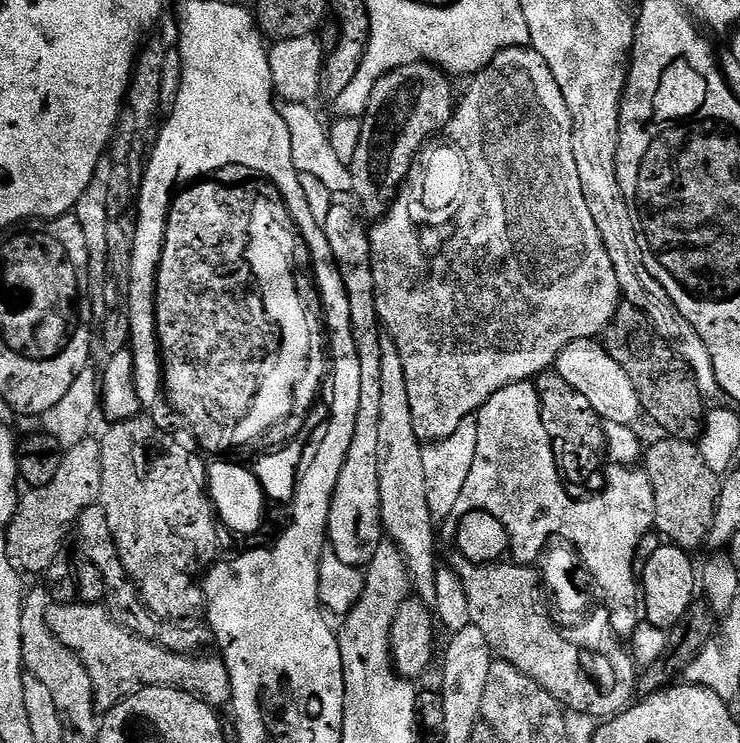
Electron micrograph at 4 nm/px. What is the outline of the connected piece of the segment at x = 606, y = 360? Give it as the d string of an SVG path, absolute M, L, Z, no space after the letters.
M599 339L570 342L570 346L566 346L558 354L554 370L559 376L566 378L566 382L570 382L570 386L574 386L574 390L578 390L578 394L586 397L586 402L590 402L590 406L594 406L601 421L607 422L609 425L632 426L636 424L635 420L642 416L640 399L634 390L634 382L630 382L630 378L626 378L626 370L622 370L622 366L618 366L618 362L614 362L614 358L610 358L610 354Z

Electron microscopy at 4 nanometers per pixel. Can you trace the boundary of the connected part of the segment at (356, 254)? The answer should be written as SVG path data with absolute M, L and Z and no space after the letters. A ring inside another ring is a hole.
M340 202L333 203L322 229L324 240L330 242L330 250L334 254L340 277L346 286L346 294L350 298L352 333L359 342L362 366L362 394L358 402L354 438L350 442L342 474L338 474L338 482L332 495L330 514L327 517L326 540L327 543L328 540L332 543L329 544L330 551L339 560L346 562L346 566L363 569L374 558L374 554L378 554L378 546L386 539L384 524L380 520L378 490L378 418L382 414L382 366L379 351L373 344L379 341L382 335L382 325L376 314L369 229L353 209L352 212ZM368 340L372 340L372 344Z

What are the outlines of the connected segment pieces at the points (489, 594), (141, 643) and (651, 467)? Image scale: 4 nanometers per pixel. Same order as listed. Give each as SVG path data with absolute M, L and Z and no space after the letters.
M459 554L453 557L450 567L458 574L466 592L472 624L486 634L486 642L493 653L538 682L538 686L542 686L542 690L549 692L565 709L578 714L581 708L592 708L592 704L596 704L596 688L580 676L582 652L574 652L568 644L560 644L560 635L544 624L540 608L536 608L534 574L537 569L515 562L475 564Z
M53 603L46 613L46 622L54 638L86 666L96 695L96 707L101 713L108 712L142 688L173 688L217 710L223 709L223 704L225 707L232 699L230 674L219 655L208 657L208 654L171 652L169 648L128 631L107 607L100 604Z
M660 438L652 445L647 445L642 456L642 468L647 472L652 489L654 490L654 514L656 515L655 531L664 535L667 543L685 550L692 548L704 548L708 538L708 528L712 525L712 519L718 506L718 494L722 483L721 477L710 466L706 466L706 458L700 453L699 447L690 440L673 440Z

